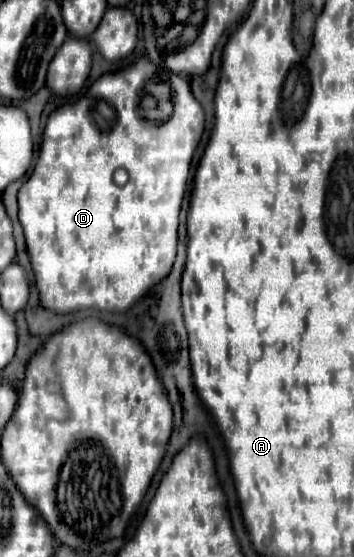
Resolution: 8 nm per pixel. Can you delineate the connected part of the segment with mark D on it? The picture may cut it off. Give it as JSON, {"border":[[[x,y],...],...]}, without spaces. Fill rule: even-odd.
{"border":[[[139,57],[129,67],[121,69],[121,71],[101,75],[97,81],[91,83],[91,87],[89,87],[87,93],[83,93],[73,103],[67,103],[67,105],[57,107],[49,115],[49,119],[47,119],[47,125],[45,125],[45,131],[43,131],[43,143],[41,143],[39,159],[35,163],[35,169],[33,169],[31,177],[19,189],[19,221],[23,225],[23,233],[25,233],[25,241],[27,241],[27,251],[29,251],[29,257],[31,257],[33,271],[35,271],[35,281],[37,281],[41,305],[45,309],[51,309],[51,311],[57,311],[57,313],[71,313],[71,311],[79,311],[79,309],[127,311],[155,283],[159,283],[171,271],[171,265],[173,265],[175,253],[177,253],[179,209],[181,209],[181,201],[183,201],[183,193],[185,193],[185,183],[187,183],[187,177],[189,177],[189,163],[191,163],[193,151],[195,151],[195,147],[197,147],[197,143],[201,139],[205,117],[203,117],[203,107],[199,105],[199,101],[191,93],[189,79],[187,77],[177,77],[177,73],[167,73],[167,81],[171,85],[169,87],[169,103],[171,103],[171,109],[167,113],[167,121],[155,123],[157,119],[149,119],[141,111],[141,101],[143,101],[143,95],[145,95],[145,81],[149,81],[157,73],[161,73],[161,71],[159,71],[157,65],[153,65],[153,61],[149,61],[147,57]],[[117,169],[125,169],[129,173],[129,179],[127,179],[125,185],[117,185],[113,181],[113,173]]]}

